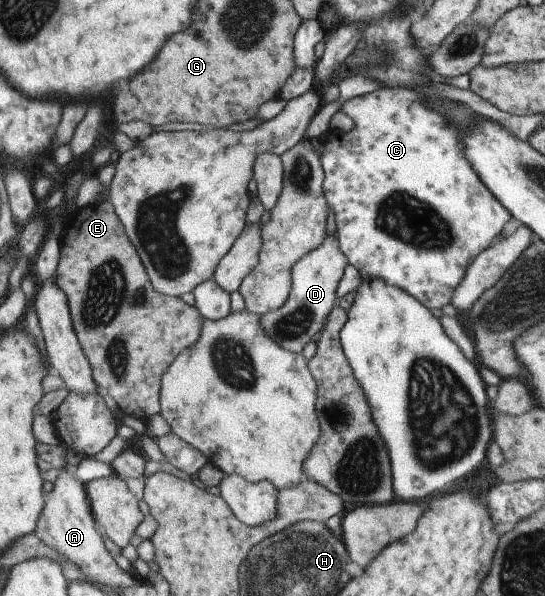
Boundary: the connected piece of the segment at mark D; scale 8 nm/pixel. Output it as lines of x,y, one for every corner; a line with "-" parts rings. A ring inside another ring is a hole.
335,232
312,252
309,252
293,268
293,289
290,298
281,309
261,315
265,331
272,335
286,350
304,354
306,345
314,340
326,326
332,308
338,305
337,290
345,277
346,268
351,262
341,249
341,242

